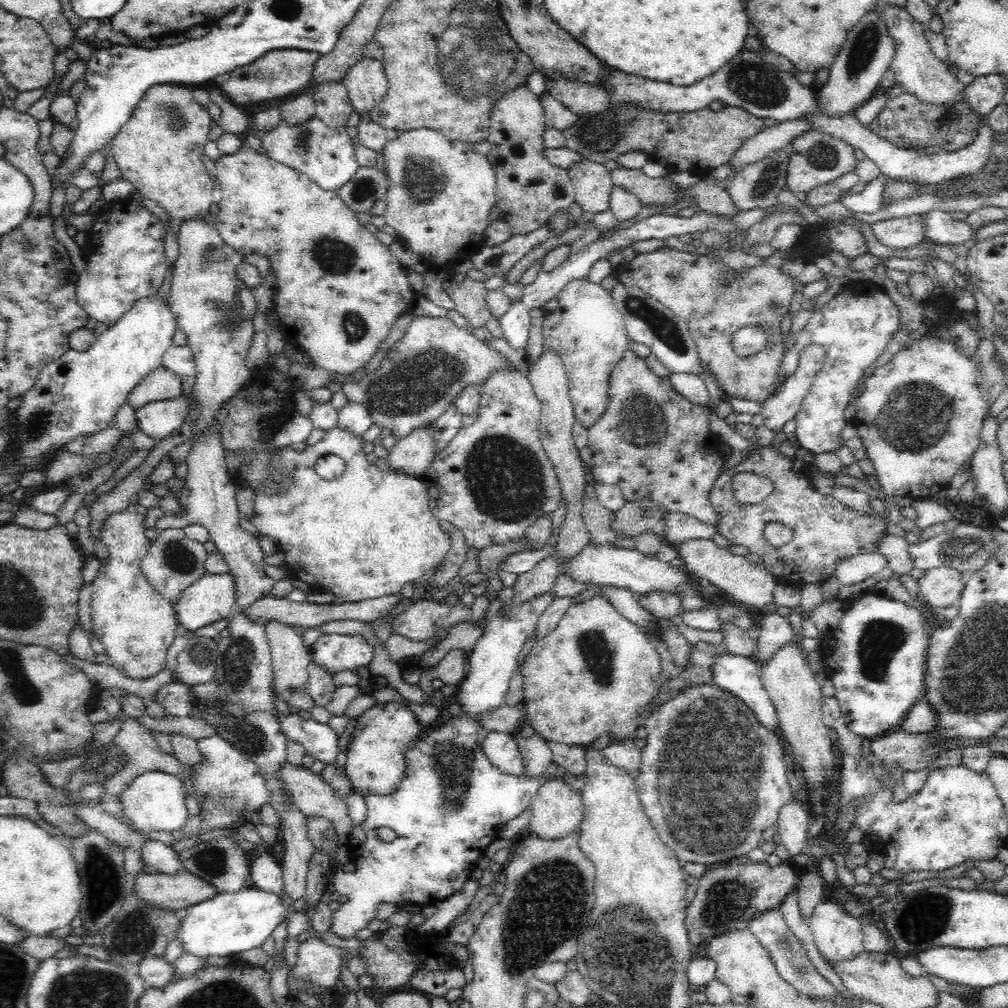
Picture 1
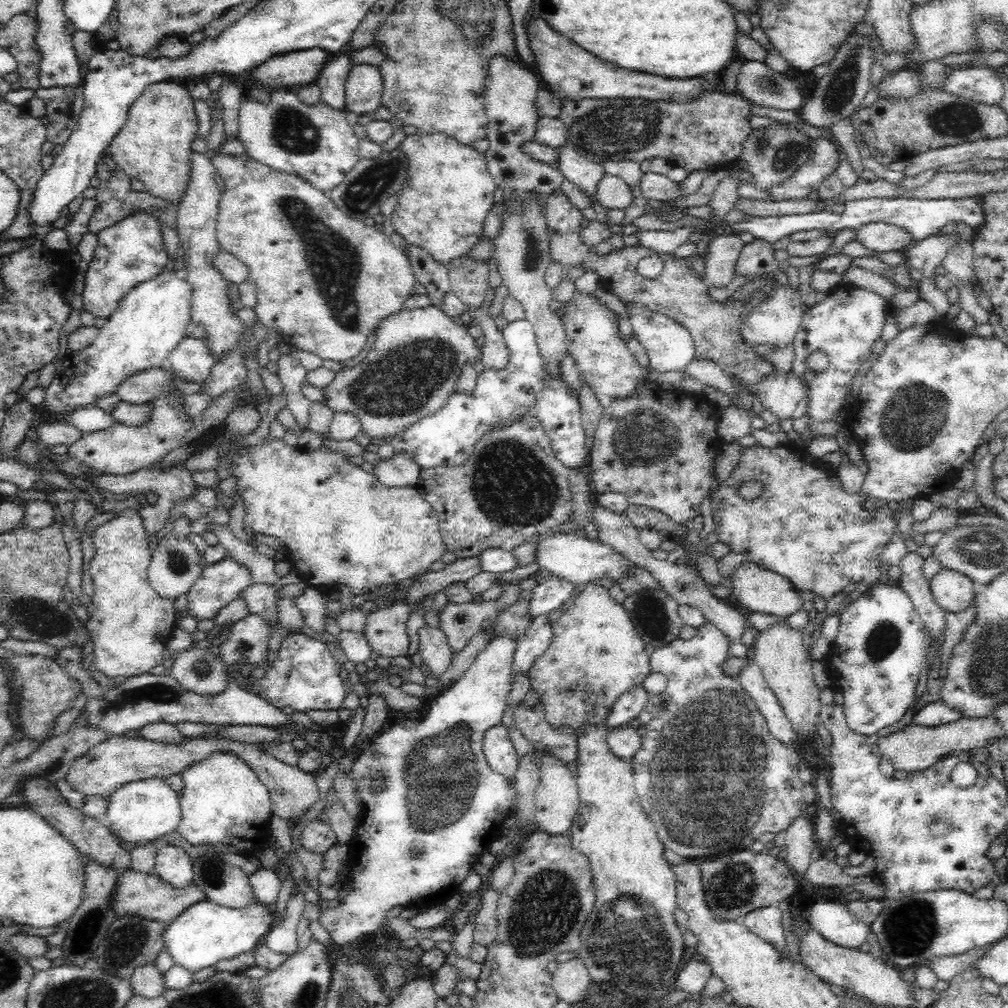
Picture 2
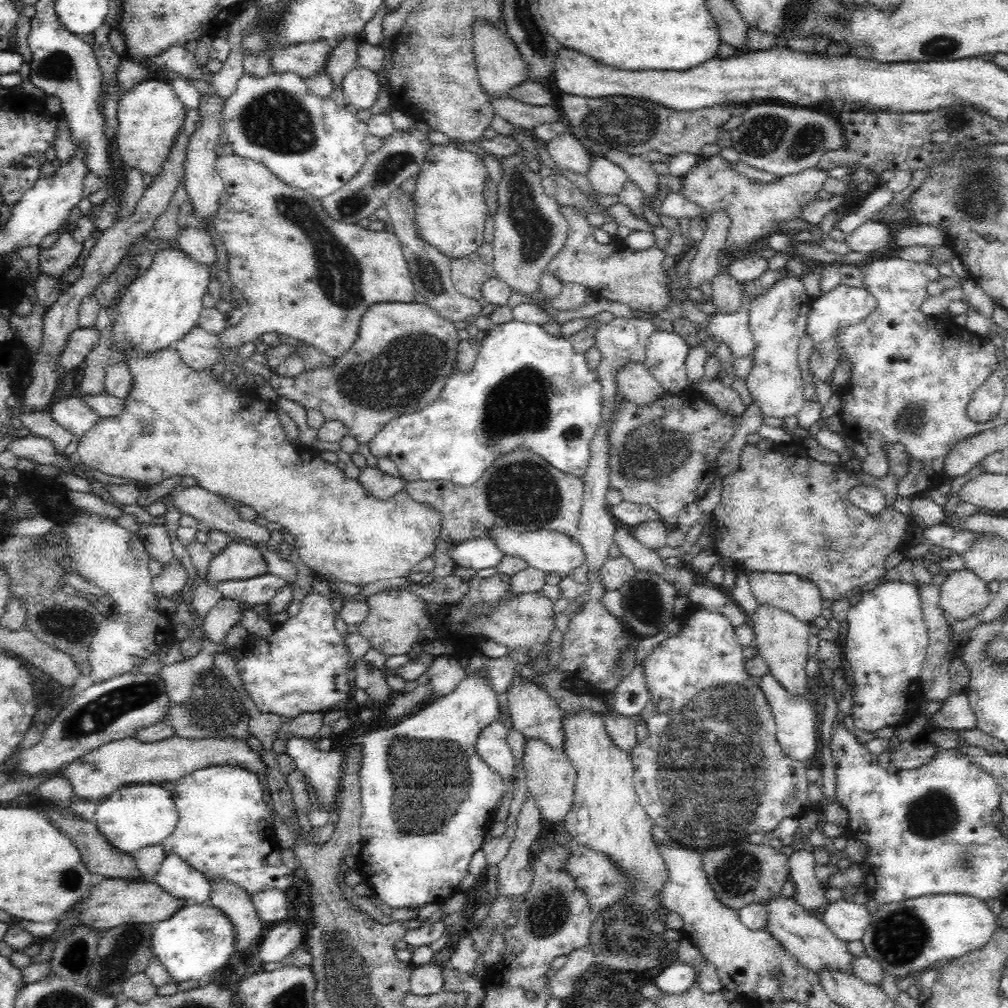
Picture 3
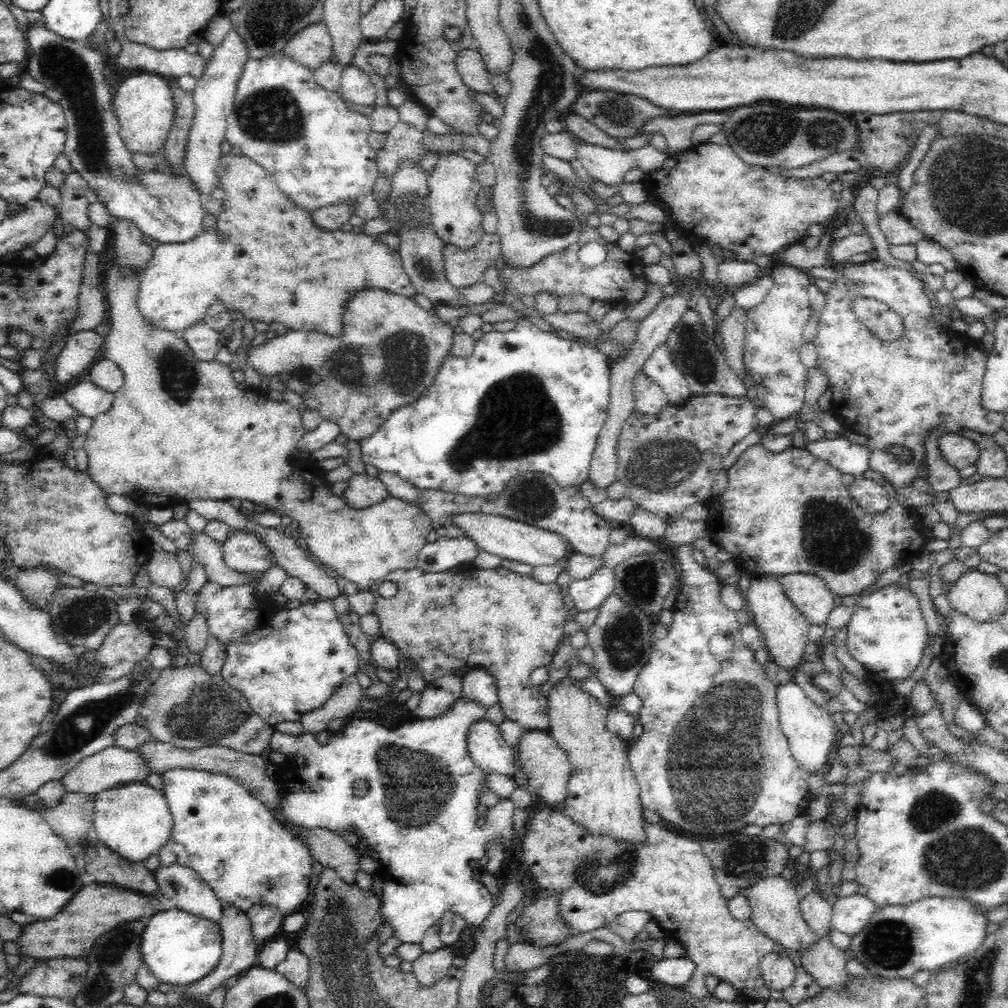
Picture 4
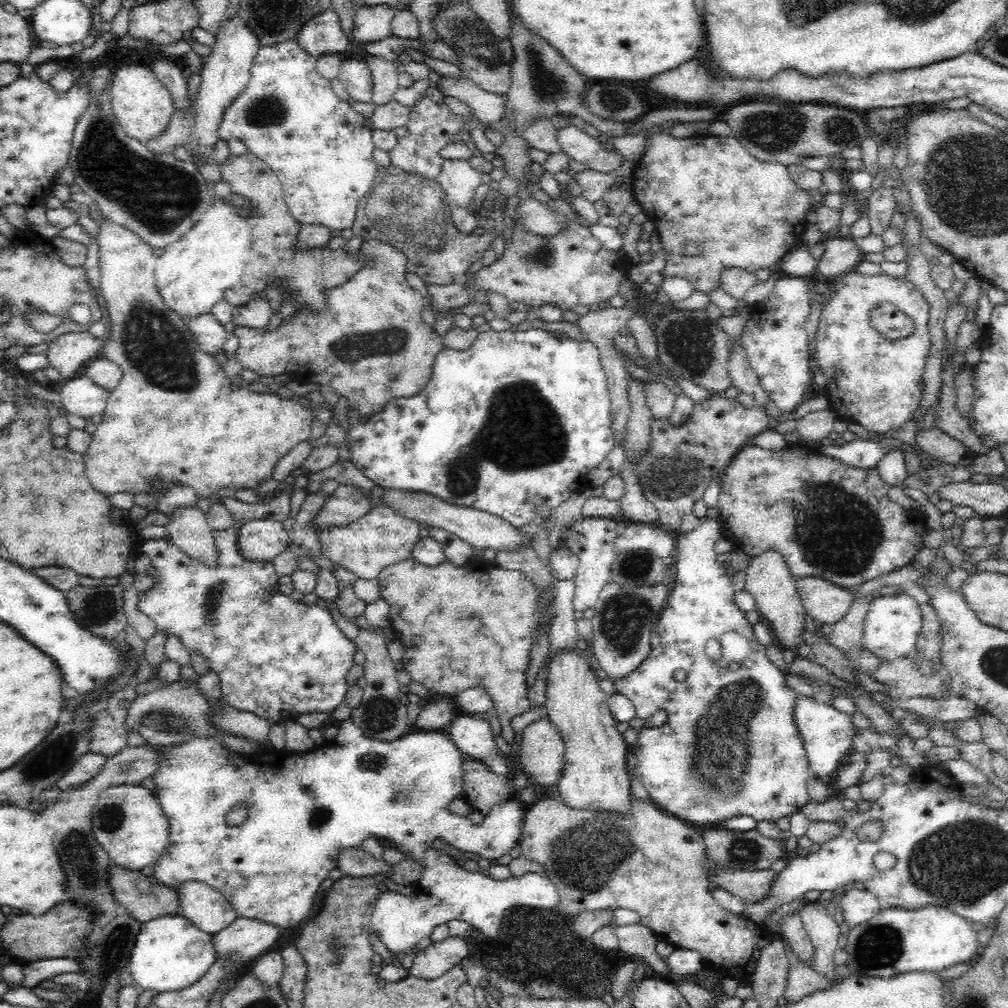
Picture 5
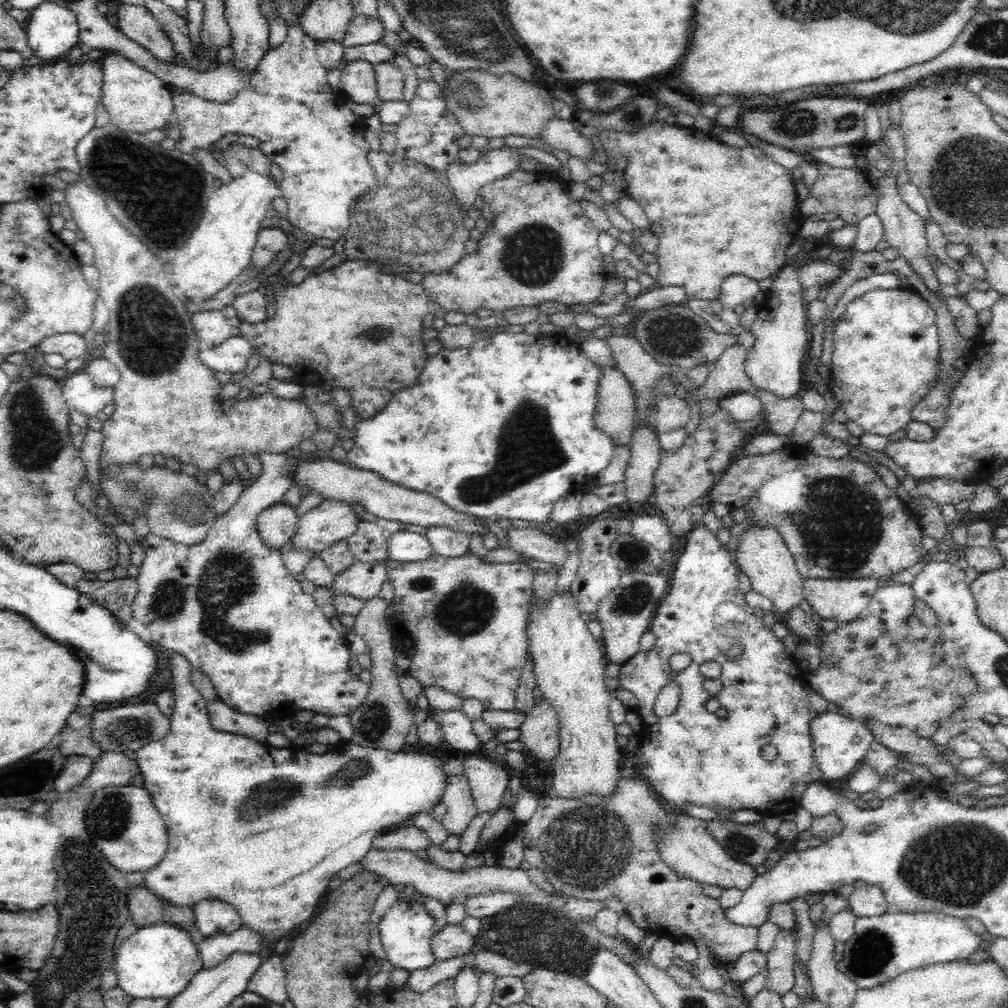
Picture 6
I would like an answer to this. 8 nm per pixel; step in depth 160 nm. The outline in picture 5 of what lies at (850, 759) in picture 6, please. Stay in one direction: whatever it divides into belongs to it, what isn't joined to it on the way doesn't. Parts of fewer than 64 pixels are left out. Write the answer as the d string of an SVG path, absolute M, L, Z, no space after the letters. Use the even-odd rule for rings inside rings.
M798 695L796 700L796 727L802 735L809 771L817 777L824 778L840 769L847 752L853 749L855 736L860 731L851 721L851 716L834 709L832 705L817 704L813 699Z

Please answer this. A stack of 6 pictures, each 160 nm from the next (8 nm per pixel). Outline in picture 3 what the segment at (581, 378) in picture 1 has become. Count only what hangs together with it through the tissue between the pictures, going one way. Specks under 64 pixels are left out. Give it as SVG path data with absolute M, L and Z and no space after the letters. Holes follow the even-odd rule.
M630 362L624 366L616 375L616 382L617 390L625 394L628 401L642 408L666 395L644 363Z

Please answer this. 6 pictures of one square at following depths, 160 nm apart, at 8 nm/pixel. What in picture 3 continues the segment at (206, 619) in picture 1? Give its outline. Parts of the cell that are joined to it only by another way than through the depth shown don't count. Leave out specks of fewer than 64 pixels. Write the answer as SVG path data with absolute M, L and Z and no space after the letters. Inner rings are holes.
M230 541L211 560L208 582L212 586L222 580L242 580L268 573L264 551L244 542Z

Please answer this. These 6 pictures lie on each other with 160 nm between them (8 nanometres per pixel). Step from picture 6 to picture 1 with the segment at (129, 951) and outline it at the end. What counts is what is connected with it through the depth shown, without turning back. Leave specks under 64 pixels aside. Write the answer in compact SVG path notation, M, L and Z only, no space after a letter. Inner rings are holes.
M247 886L240 892L218 893L211 899L188 907L182 915L176 939L180 941L184 953L198 958L226 956L234 959L239 952L262 946L285 914L286 908L278 895Z

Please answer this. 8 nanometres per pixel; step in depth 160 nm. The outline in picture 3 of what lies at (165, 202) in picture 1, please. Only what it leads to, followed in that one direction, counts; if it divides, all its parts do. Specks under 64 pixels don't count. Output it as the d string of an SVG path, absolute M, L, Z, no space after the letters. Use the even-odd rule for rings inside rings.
M148 79L120 93L117 104L118 126L115 132L115 151L122 164L143 170L154 178L168 156L170 146L184 122L186 108L167 80Z

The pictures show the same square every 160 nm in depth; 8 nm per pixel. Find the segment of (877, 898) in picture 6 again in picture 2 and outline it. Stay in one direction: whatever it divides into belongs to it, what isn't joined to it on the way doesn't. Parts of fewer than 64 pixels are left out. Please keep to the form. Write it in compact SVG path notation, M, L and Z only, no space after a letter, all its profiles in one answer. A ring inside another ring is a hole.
M809 902L805 916L811 927L826 940L844 948L859 949L868 938L868 924L851 914L845 902Z

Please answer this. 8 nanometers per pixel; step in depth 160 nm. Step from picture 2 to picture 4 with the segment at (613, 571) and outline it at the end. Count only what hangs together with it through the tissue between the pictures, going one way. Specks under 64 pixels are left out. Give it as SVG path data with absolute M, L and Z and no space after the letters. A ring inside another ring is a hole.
M460 512L460 514L452 514L450 519L452 525L464 531L463 536L468 537L476 545L476 549L496 554L502 559L537 567L542 564L554 564L568 557L571 552L570 546L559 534L505 516L486 512Z

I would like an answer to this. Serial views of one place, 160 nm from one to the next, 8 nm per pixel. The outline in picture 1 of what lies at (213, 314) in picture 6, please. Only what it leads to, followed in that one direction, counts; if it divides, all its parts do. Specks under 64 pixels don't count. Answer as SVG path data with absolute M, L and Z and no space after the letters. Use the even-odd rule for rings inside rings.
M173 344L165 353L162 366L181 378L185 395L192 394L196 384L196 360L192 349L187 344Z

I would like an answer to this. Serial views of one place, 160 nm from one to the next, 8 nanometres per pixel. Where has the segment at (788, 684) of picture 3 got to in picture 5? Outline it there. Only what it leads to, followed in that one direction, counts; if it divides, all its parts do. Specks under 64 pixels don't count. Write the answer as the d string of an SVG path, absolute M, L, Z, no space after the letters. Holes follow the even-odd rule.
M768 548L756 556L750 556L745 573L745 590L756 599L756 611L765 624L770 627L774 643L782 650L796 649L801 643L800 632L802 632L804 616L807 612L796 588L796 578L791 574L784 557L774 548Z

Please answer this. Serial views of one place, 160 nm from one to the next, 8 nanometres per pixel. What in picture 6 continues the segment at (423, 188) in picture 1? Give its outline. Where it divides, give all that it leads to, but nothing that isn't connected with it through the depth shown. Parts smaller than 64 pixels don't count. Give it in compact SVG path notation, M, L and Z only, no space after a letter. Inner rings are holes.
M502 146L489 151L486 156L482 155L474 164L466 164L458 160L452 163L445 171L446 182L453 188L453 196L457 198L459 205L470 206L472 201L477 198L478 188L489 180L495 181L503 179L512 171L519 168L522 162L536 160L542 165L551 166L552 170L560 168L560 161L556 159L548 150L538 148L537 146Z

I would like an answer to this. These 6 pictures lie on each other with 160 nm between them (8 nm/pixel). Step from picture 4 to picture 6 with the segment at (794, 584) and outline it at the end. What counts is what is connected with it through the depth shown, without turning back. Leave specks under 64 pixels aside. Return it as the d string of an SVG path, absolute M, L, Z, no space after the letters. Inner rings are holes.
M805 579L804 596L812 608L828 620L844 624L867 612L879 579Z

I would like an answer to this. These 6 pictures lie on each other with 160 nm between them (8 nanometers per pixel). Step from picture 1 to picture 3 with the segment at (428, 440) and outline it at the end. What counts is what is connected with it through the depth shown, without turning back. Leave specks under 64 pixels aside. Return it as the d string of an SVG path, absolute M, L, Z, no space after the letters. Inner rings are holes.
M378 467L359 469L356 481L364 487L364 493L372 495L375 500L388 500L396 493L403 491L405 480L401 477L391 477L382 472Z

